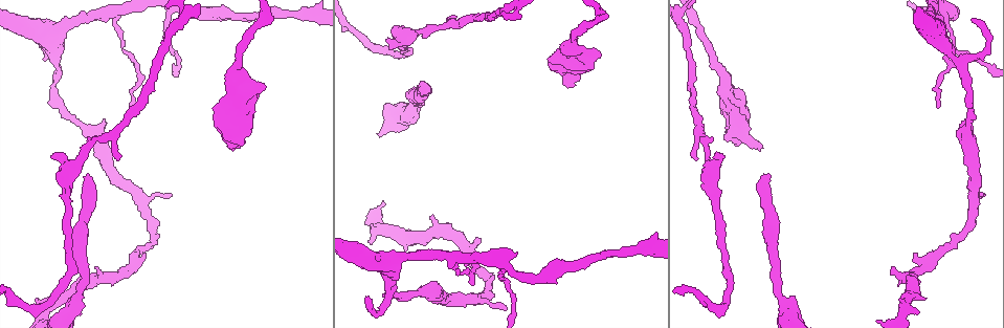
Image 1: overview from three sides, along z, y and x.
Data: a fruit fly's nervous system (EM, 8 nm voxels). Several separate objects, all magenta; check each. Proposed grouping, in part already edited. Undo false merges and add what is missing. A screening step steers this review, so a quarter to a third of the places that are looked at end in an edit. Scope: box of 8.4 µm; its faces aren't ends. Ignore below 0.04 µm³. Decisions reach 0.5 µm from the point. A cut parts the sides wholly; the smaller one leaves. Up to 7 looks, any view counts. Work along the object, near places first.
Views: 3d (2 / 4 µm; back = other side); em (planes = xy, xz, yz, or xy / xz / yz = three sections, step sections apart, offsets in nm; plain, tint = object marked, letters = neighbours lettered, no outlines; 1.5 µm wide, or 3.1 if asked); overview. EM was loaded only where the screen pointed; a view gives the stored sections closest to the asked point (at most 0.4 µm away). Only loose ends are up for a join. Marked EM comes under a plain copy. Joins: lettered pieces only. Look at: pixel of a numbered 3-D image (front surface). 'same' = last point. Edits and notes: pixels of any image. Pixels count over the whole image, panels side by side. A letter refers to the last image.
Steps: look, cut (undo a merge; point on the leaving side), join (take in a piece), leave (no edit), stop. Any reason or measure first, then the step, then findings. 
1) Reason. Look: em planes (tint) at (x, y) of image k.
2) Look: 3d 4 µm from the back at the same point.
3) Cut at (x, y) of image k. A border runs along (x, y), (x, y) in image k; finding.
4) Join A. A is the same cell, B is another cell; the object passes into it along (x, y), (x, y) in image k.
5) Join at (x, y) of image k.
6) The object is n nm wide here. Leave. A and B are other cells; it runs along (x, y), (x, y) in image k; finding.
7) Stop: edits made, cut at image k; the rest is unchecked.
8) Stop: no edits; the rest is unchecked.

Free end. Look: em xy step 8 (letters) at (891, 267) of image 1.

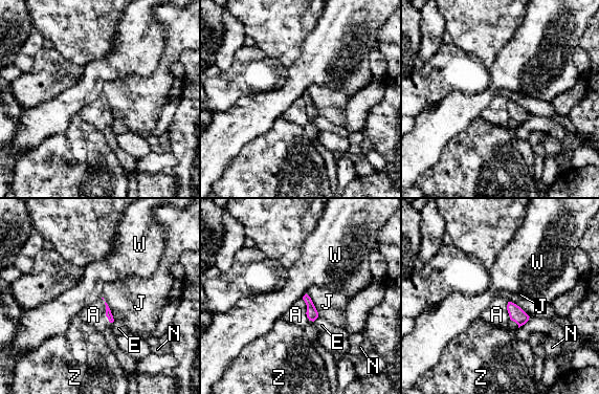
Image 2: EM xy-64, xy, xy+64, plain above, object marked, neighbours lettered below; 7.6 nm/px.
Leave. A, E, J, N, W and Z are other cells; a border runs along (306, 292), (302, 297) in image 2; none of them fits.

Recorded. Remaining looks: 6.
Free end. Look: em planes (letters) at (88, 175) of image 1.

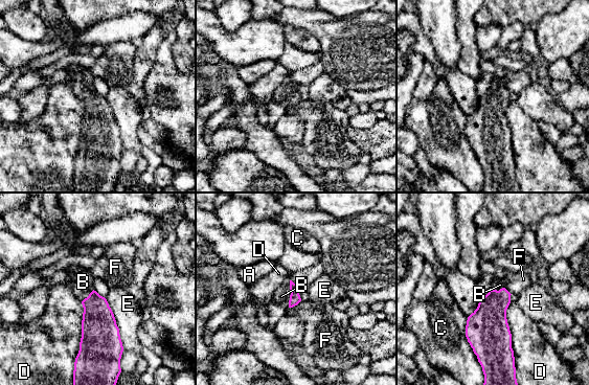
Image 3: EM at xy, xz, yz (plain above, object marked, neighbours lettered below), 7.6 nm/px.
Join B. B is the same cell, A, C, D, E and F are other cells; the object passes into it along (295, 298), (291, 294), (281, 296) in image 3; it goes on there.

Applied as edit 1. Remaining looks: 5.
An open end. Look: em planes (letters) at (759, 147) of image 1.

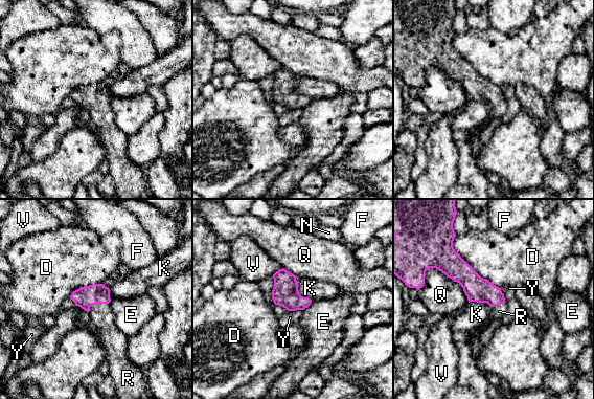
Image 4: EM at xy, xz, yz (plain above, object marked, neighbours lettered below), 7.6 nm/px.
The object is 170 nm wide here. Join R. R is the same cell, D, E, F, K, N, Q, V and Y are other cells; the object passes into it along (86, 296), (96, 303), (101, 316) in image 4; the neuron continues.

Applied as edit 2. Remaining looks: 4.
Stop: edits made, join at image 3, join at image 4; the rest is unchecked.

